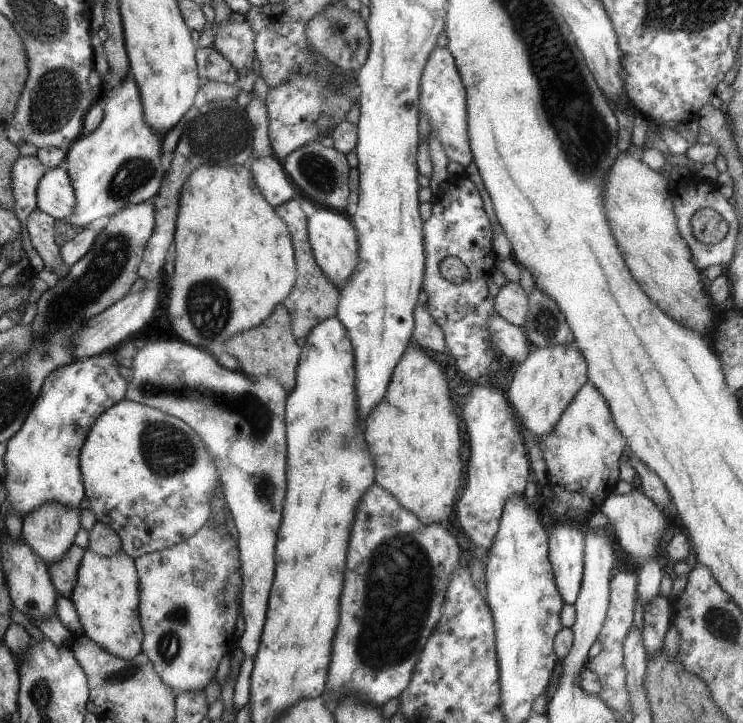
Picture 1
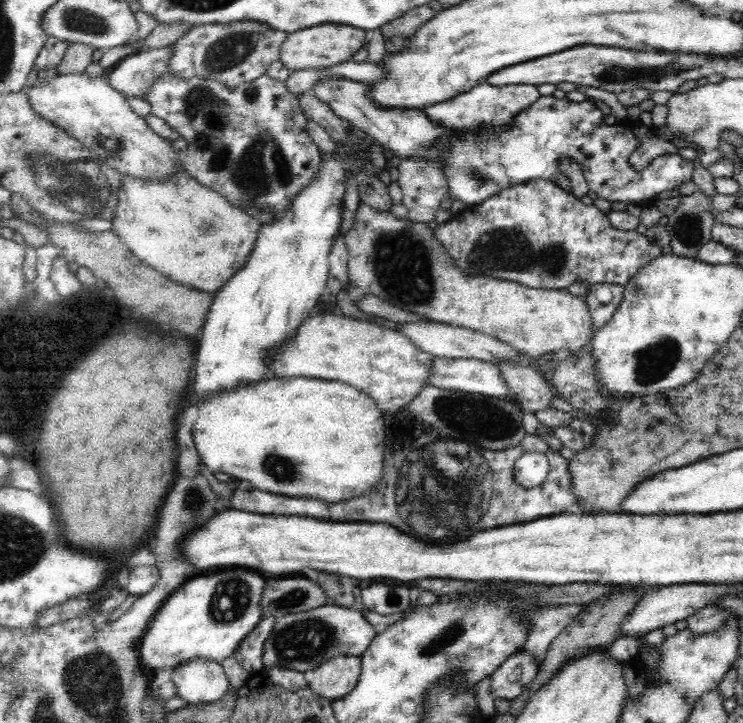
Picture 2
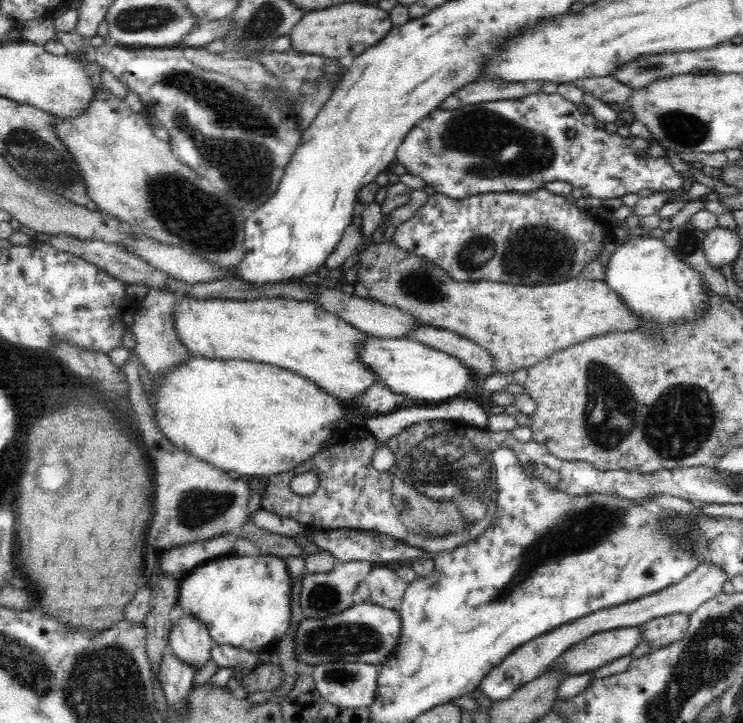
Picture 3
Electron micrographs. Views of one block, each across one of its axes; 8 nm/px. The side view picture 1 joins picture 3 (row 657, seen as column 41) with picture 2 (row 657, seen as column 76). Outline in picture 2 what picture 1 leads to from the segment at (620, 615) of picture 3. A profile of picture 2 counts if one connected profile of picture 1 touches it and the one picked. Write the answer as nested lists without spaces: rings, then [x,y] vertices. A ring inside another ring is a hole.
[[[526,651],[512,654],[492,673],[490,690],[497,698],[511,701],[529,688],[537,672],[536,661]]]

